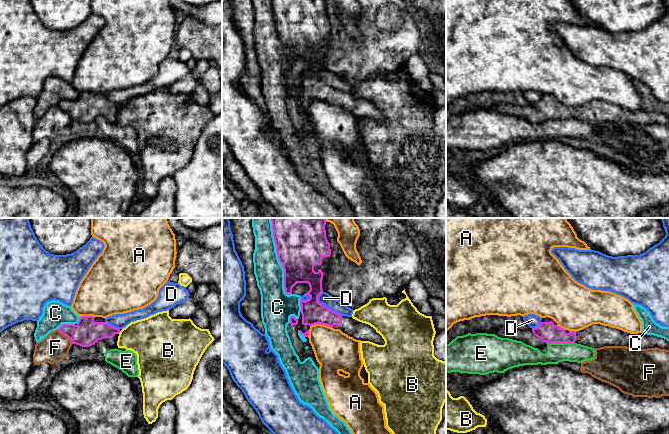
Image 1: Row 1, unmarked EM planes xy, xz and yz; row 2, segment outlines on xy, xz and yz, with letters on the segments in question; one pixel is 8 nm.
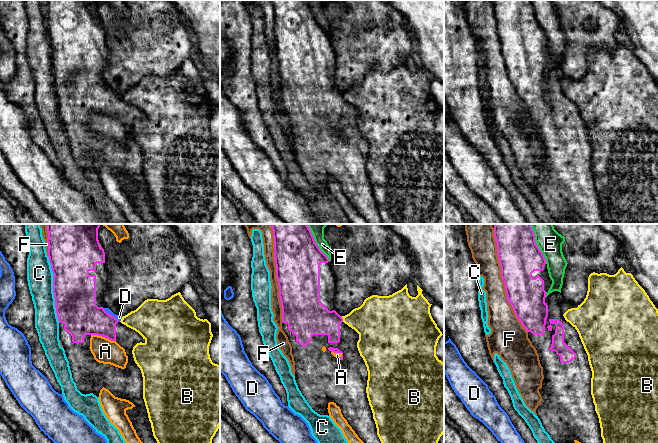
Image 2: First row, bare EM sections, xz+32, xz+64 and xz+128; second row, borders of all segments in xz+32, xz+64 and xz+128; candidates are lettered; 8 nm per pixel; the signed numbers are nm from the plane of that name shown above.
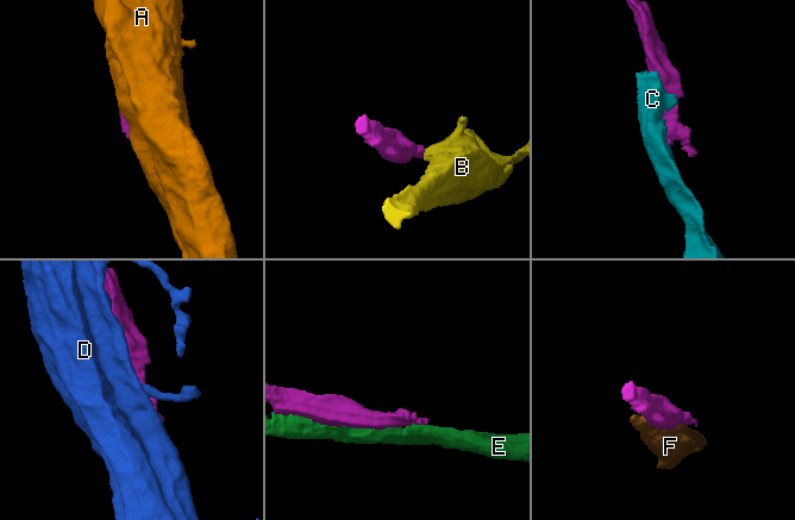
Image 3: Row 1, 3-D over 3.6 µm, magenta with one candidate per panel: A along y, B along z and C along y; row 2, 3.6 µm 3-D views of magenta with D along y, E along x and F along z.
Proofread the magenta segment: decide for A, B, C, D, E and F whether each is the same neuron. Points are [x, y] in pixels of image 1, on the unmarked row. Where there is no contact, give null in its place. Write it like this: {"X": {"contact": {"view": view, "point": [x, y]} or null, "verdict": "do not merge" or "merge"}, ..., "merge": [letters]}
{"A": {"contact": {"view": "xz", "point": [321, 100]}, "verdict": "do not merge"}, "B": {"contact": {"view": "xy", "point": [119, 108]}, "verdict": "do not merge"}, "C": {"contact": {"view": "xz", "point": [279, 36]}, "verdict": "do not merge"}, "D": {"contact": {"view": "xz", "point": [328, 84]}, "verdict": "do not merge"}, "E": {"contact": {"view": "yz", "point": [560, 118]}, "verdict": "do not merge"}, "F": {"contact": {"view": "xy", "point": [65, 111]}, "verdict": "do not merge"}, "merge": []}

